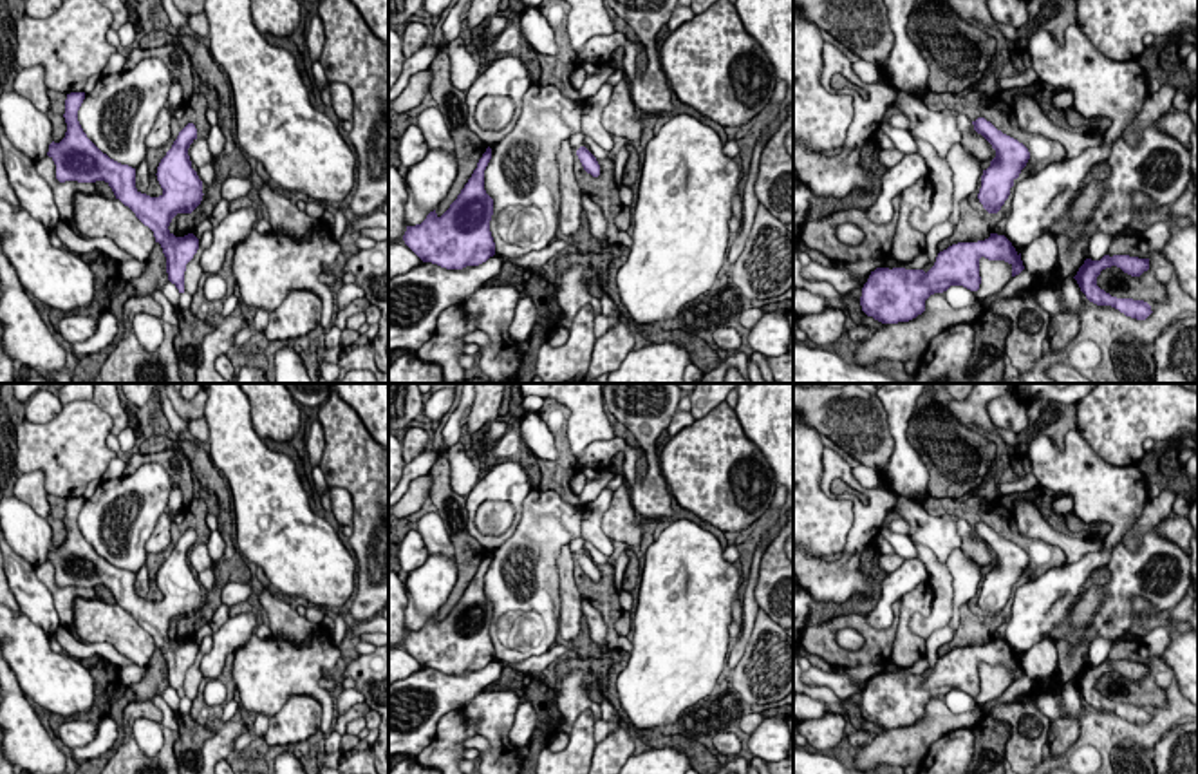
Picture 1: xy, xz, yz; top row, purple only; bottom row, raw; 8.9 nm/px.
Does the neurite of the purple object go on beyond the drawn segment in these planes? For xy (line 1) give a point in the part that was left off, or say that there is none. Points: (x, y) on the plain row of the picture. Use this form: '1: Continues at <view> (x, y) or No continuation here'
1: No continuation here

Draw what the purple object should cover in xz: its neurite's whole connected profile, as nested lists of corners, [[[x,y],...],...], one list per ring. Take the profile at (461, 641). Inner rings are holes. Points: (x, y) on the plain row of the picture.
[[[488,552],[472,582],[441,622],[434,615],[421,629],[407,631],[403,646],[423,667],[463,675],[495,660],[490,637],[493,604],[484,595],[484,575],[490,564]]]

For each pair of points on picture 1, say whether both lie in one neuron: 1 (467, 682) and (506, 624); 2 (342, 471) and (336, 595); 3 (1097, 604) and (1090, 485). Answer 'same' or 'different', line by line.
1: different
2: different
3: different

